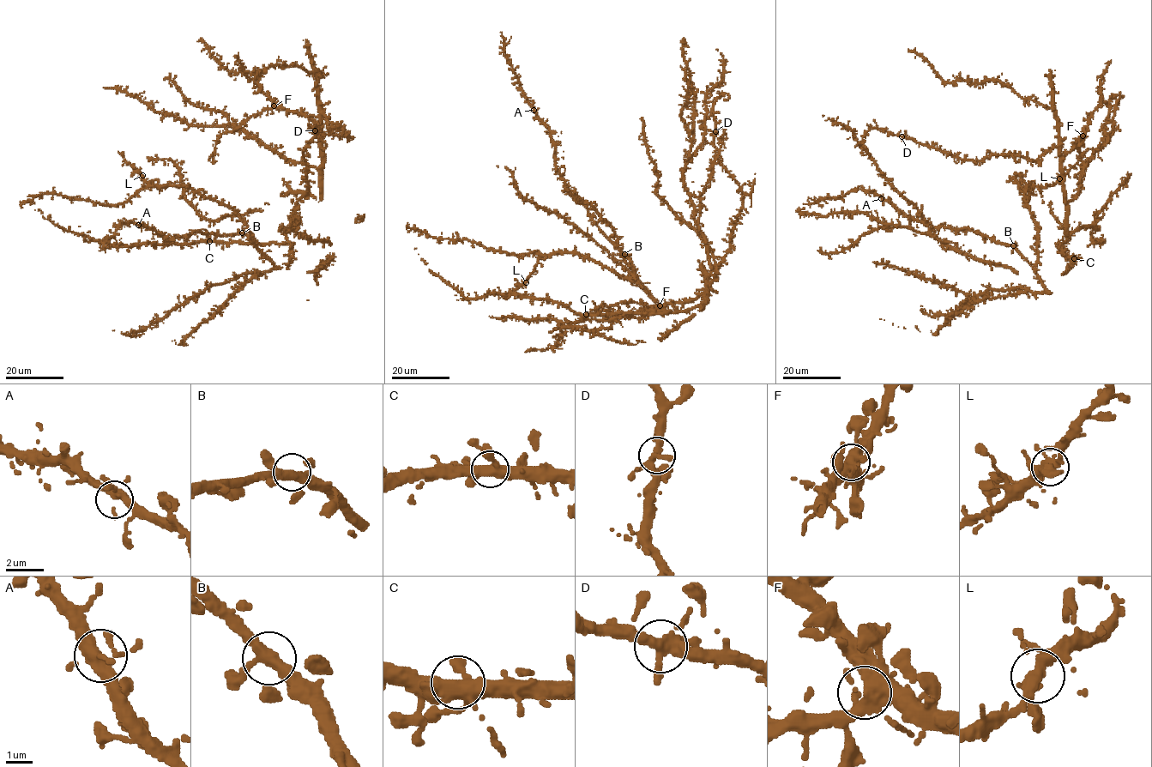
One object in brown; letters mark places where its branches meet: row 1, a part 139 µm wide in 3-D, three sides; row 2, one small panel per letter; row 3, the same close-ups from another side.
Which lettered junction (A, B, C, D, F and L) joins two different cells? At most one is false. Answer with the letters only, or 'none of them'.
none of them

